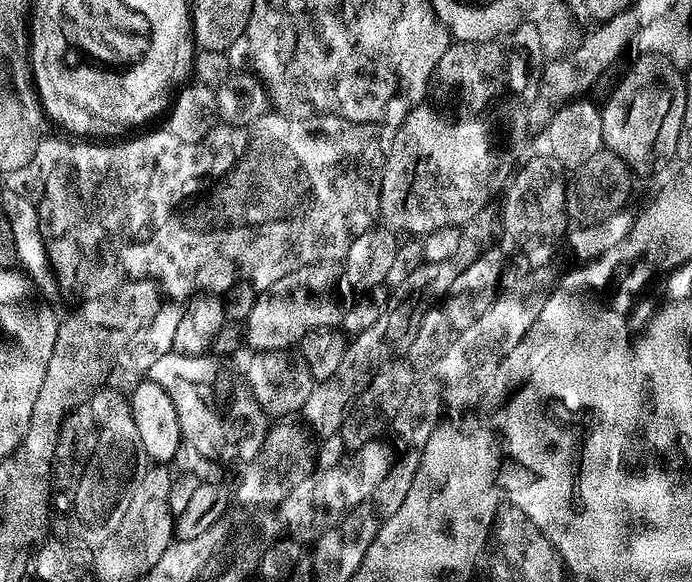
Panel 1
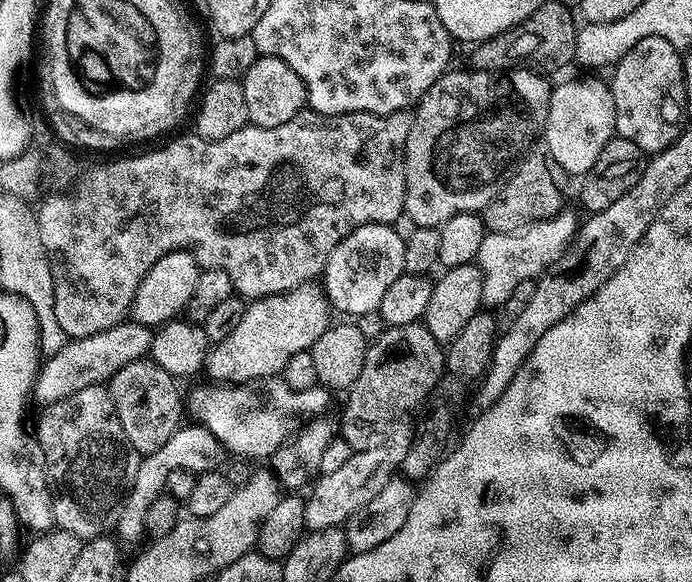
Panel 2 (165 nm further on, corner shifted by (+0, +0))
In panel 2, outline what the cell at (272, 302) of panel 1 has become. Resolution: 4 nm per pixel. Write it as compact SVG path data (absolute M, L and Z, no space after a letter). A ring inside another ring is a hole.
M309 282L289 292L253 300L242 314L242 322L226 338L215 341L208 354L206 372L213 381L229 384L259 382L283 373L294 354L312 349L330 326L330 305L319 283Z

